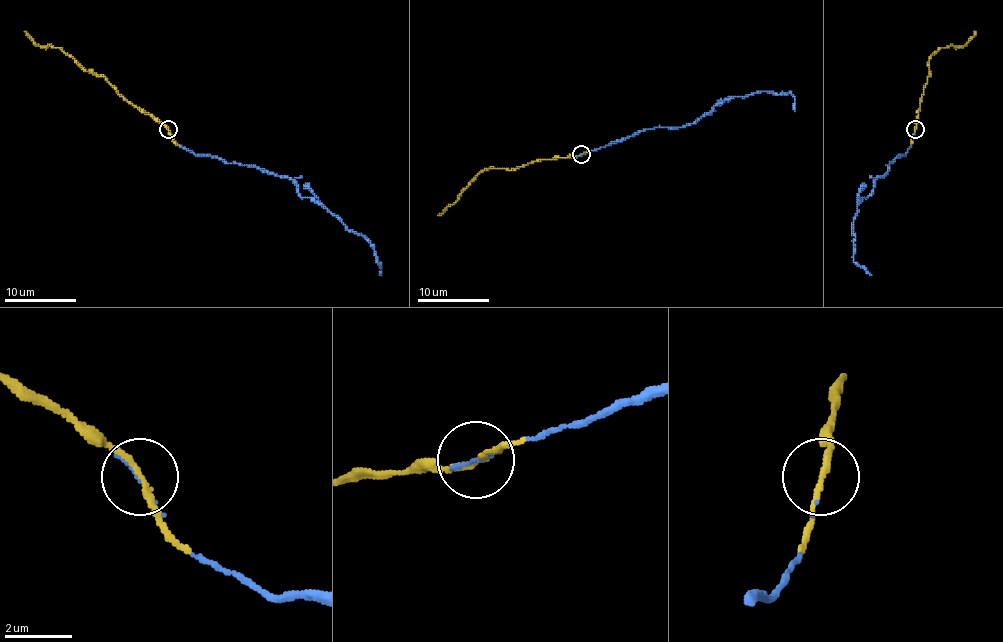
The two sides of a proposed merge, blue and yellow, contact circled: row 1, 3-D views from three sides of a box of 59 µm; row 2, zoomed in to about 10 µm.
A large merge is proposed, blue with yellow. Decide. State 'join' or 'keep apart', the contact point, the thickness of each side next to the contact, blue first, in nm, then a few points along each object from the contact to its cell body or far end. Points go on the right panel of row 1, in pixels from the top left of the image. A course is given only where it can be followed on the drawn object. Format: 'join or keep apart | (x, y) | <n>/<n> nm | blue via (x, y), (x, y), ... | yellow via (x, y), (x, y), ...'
join | (915, 129) | 70/180 nm | blue via (914, 131), (911, 145), (887, 165), (873, 190), (857, 204), (851, 230), (853, 260), (871, 275) | yellow via (914, 129), (920, 98), (931, 75), (929, 58), (941, 48), (963, 46), (976, 31)

